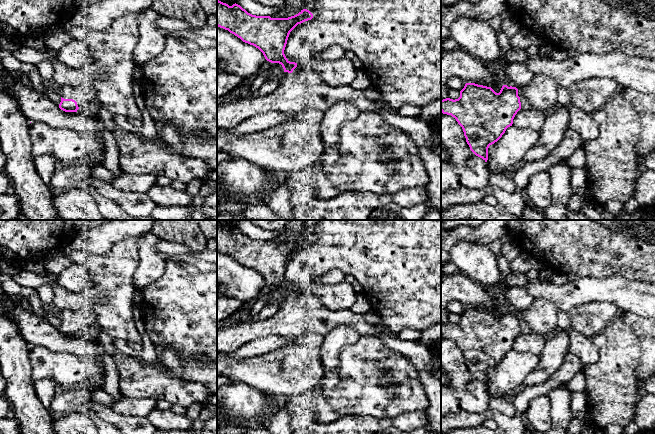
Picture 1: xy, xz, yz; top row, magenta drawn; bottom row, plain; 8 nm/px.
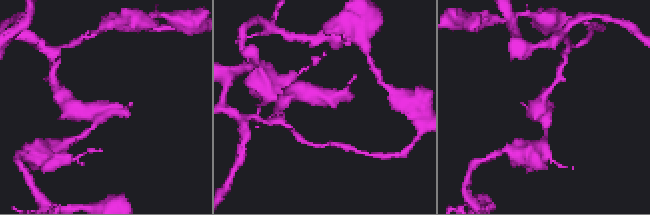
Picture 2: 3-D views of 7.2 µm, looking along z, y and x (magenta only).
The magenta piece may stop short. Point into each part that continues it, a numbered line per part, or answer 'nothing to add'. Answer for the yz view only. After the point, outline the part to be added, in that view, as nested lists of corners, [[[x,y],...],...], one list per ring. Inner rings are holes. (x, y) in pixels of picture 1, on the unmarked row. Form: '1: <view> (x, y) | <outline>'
1: yz (542, 316) | [[[535,298],[532,305],[522,311],[517,311],[518,320],[526,323],[533,332],[556,332],[558,309],[546,298]]]

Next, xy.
1: xy (83, 318) | [[[88,305],[78,310],[63,310],[58,313],[60,320],[64,323],[73,323],[77,326],[79,332],[92,329],[96,316]]]

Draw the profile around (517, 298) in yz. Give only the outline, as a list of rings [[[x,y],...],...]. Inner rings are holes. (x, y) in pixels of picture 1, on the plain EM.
[[[515,286],[502,290],[502,300],[512,311],[517,312],[528,309],[532,305],[534,299],[535,298],[528,293],[527,289],[522,286]]]

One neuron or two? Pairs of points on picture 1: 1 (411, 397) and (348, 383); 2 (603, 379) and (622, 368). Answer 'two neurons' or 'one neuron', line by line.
1: one neuron
2: one neuron

